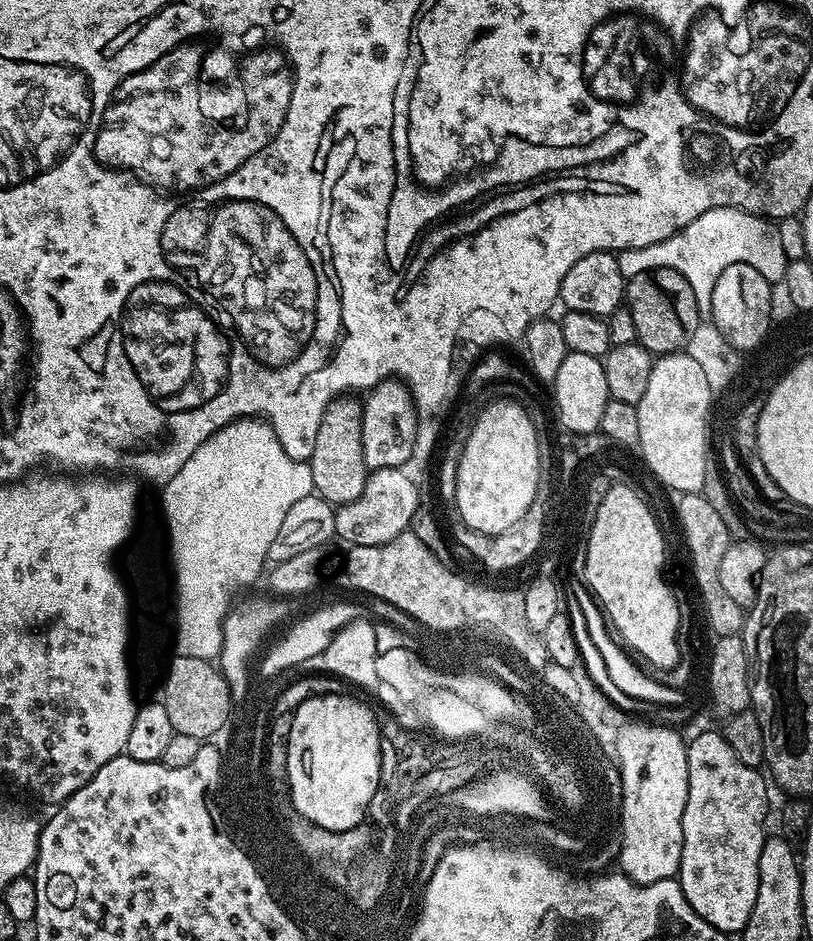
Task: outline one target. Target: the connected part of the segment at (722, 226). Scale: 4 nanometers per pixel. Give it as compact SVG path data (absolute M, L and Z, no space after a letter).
M741 208L706 210L706 214L694 218L690 226L681 228L670 238L645 248L625 250L616 256L616 261L620 273L625 278L642 270L655 268L678 270L678 274L682 274L682 278L690 282L694 298L698 301L698 310L702 314L710 312L715 283L718 282L719 275L726 270L726 266L735 264L754 266L754 270L758 270L762 278L776 286L785 279L790 263L786 249L774 231L773 225L765 217L755 216L753 212L743 212Z

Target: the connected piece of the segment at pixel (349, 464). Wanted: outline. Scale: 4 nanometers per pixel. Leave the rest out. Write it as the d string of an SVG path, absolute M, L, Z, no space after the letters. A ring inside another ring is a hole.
M345 394L337 396L336 399L328 403L327 410L322 414L322 426L318 426L318 436L314 438L314 446L312 447L312 459L310 461L310 467L312 470L312 486L315 495L321 496L324 500L327 500L329 504L333 506L339 506L341 504L348 504L354 498L358 498L358 494L364 489L364 483L368 480L369 469L364 467L364 459L362 458L362 422L364 421L364 406L358 399L355 400L355 395Z

